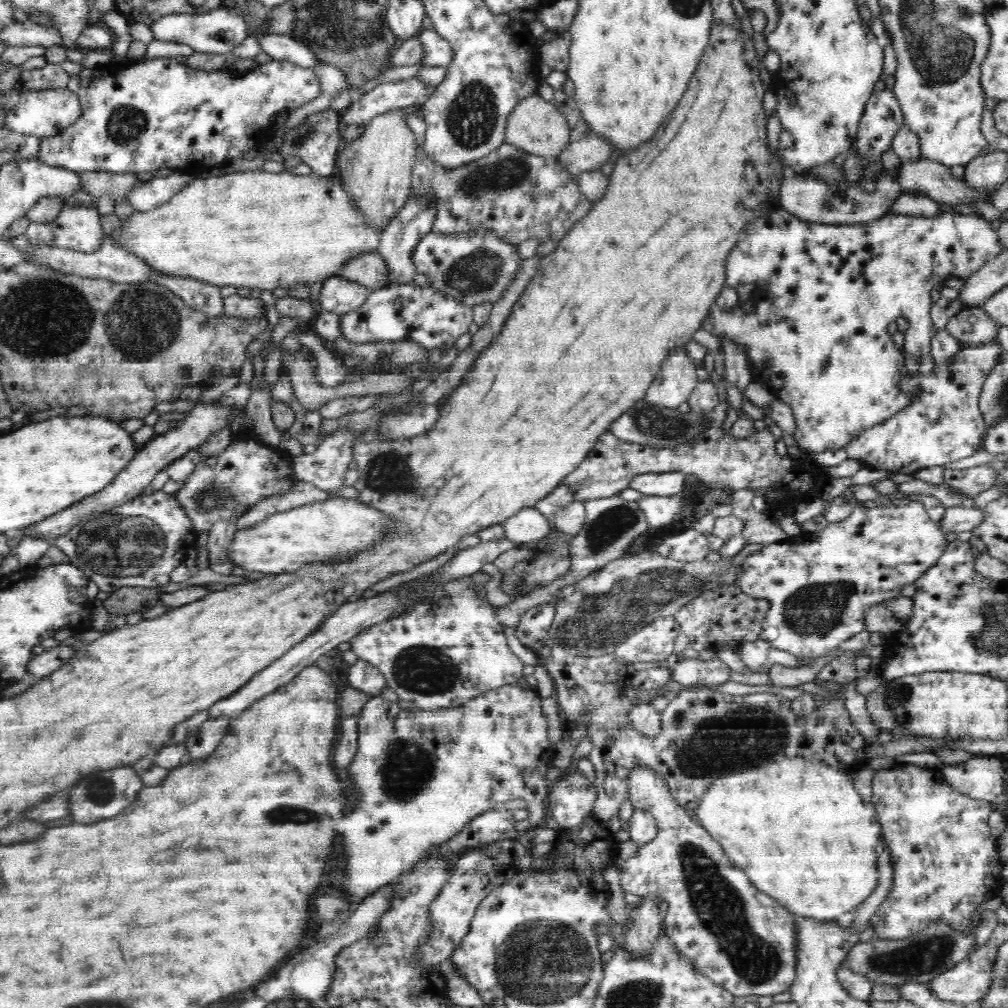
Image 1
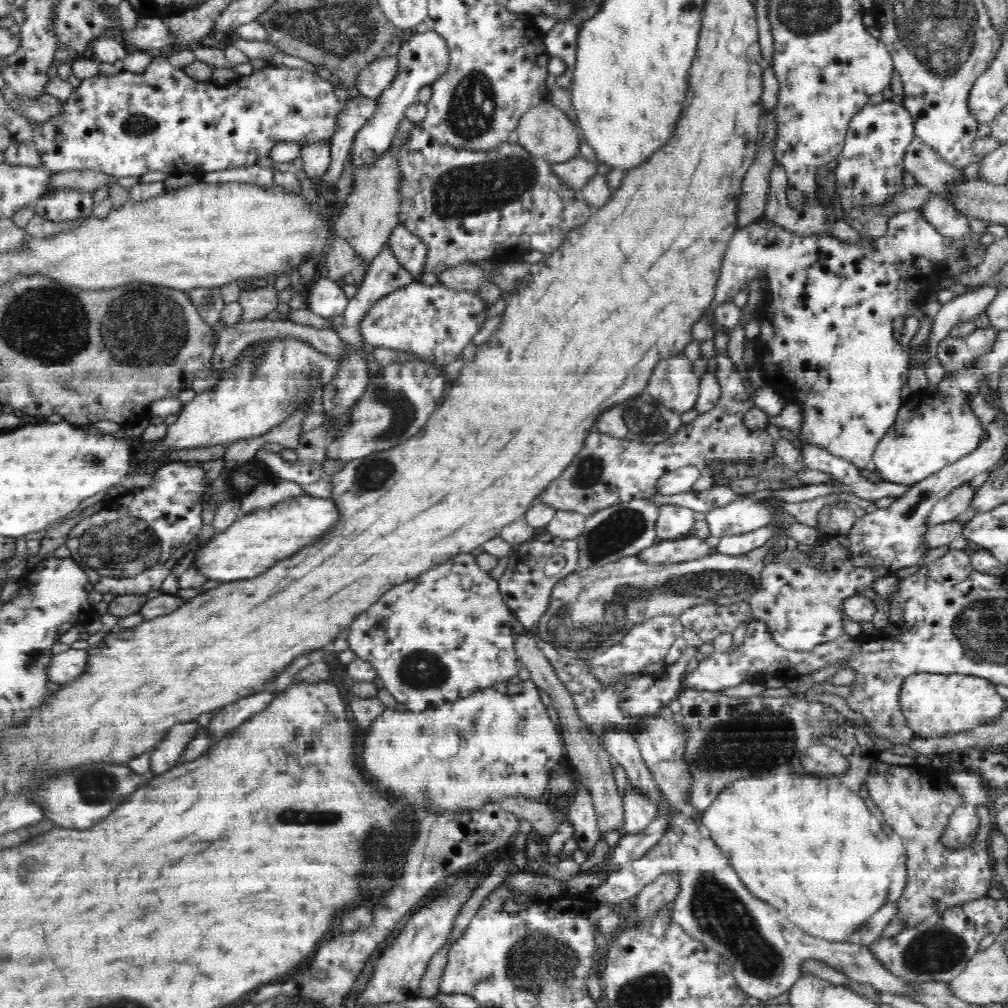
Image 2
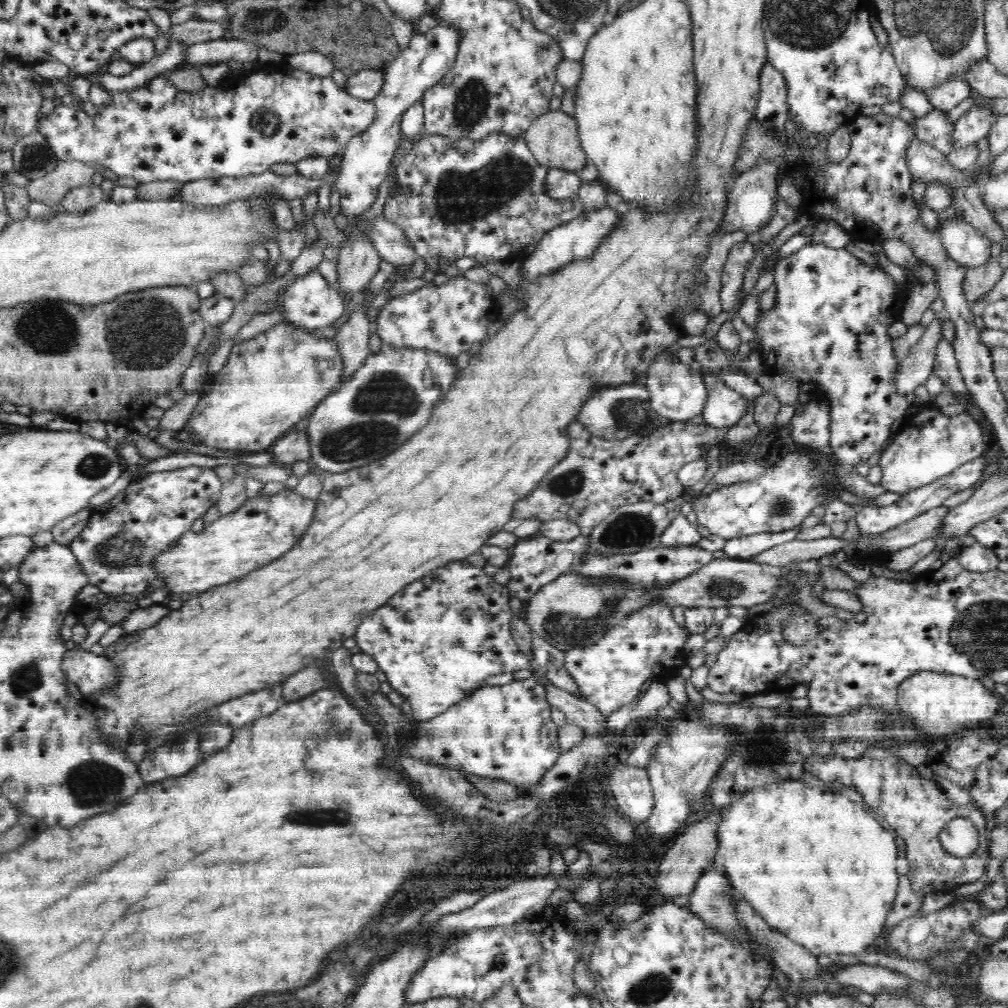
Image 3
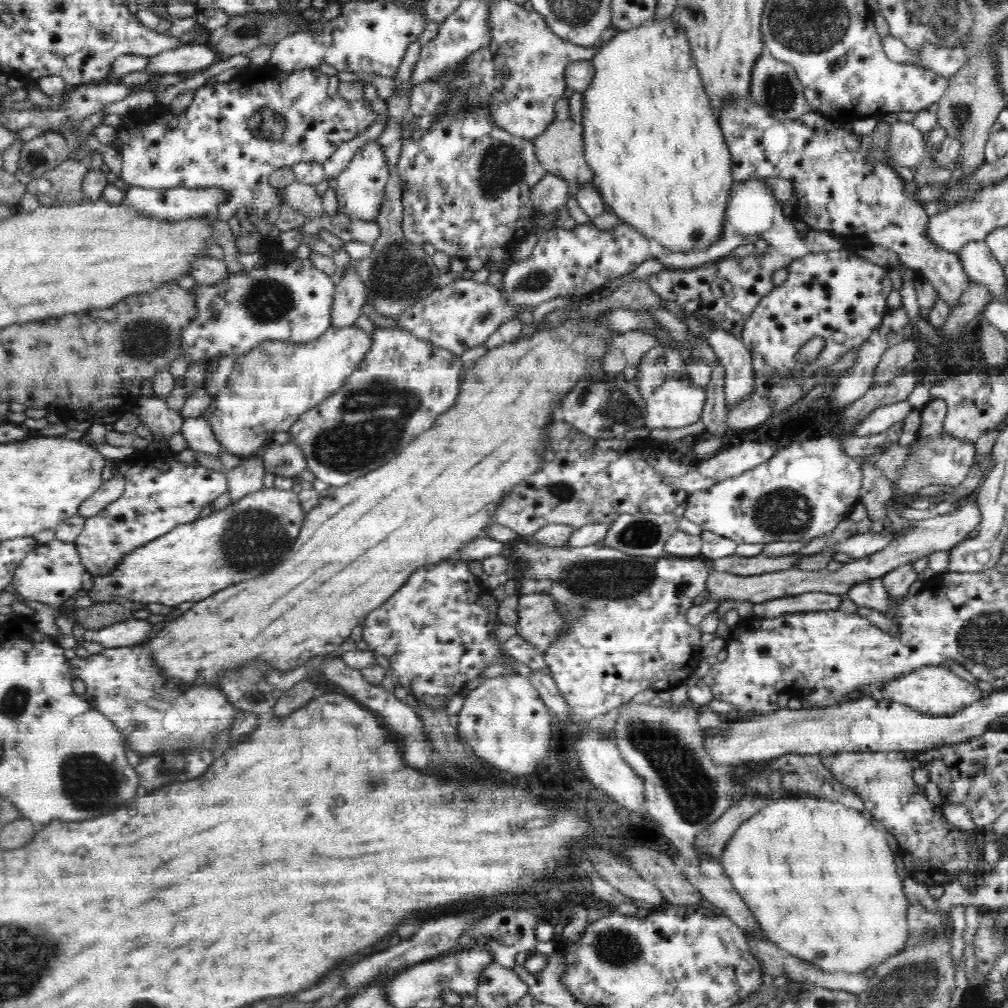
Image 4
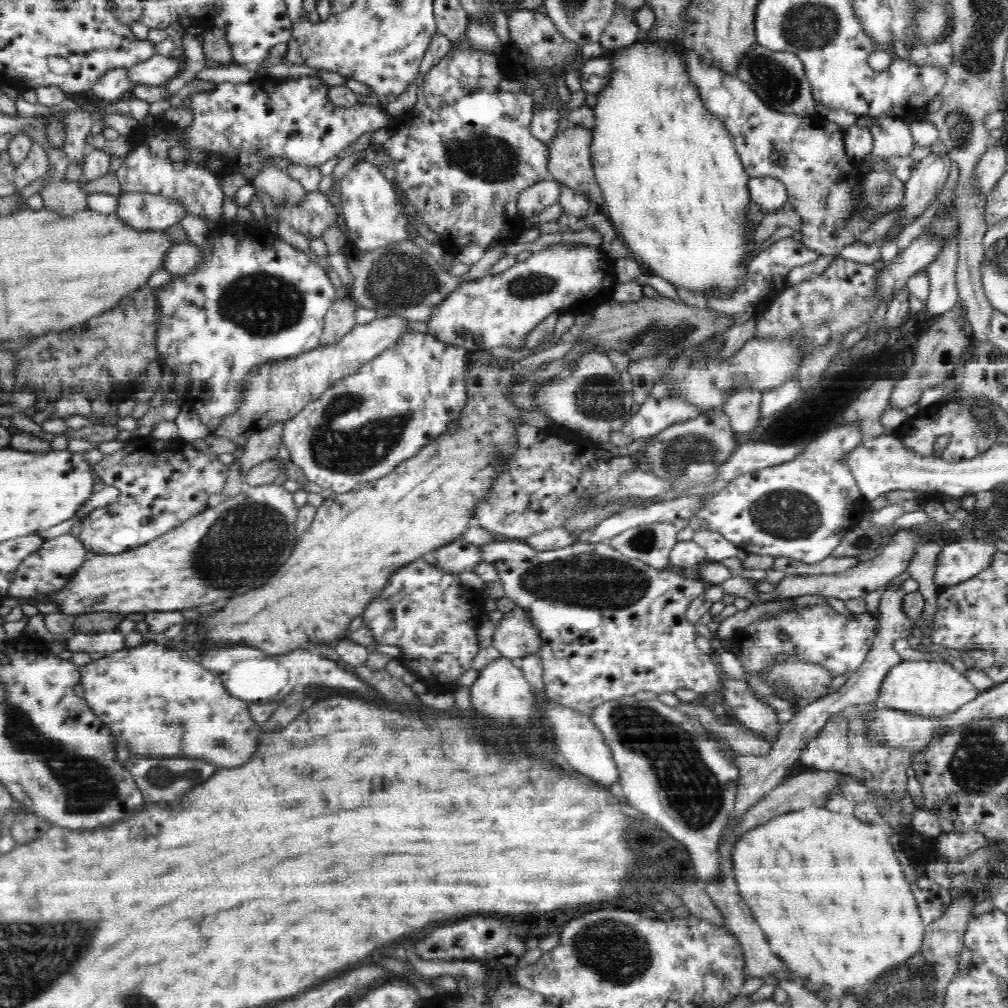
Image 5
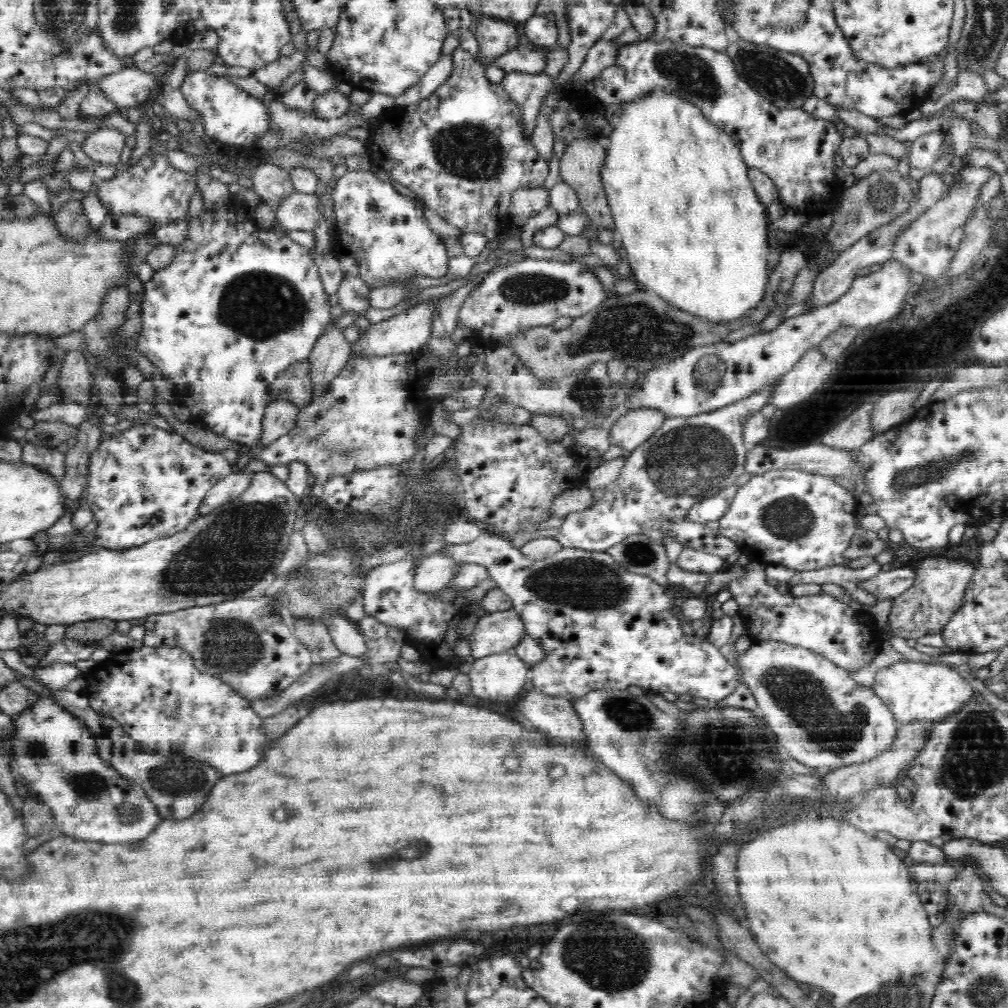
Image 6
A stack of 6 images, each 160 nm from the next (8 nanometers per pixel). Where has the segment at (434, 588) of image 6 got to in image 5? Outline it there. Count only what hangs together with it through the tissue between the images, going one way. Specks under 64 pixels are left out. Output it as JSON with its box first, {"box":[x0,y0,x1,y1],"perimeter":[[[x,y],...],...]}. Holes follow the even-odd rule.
{"box":[428,538,480,575],"perimeter":[[[460,538],[438,546],[428,559],[432,567],[450,575],[470,572],[476,564],[480,563],[480,555],[478,555],[476,545],[465,543]]]}

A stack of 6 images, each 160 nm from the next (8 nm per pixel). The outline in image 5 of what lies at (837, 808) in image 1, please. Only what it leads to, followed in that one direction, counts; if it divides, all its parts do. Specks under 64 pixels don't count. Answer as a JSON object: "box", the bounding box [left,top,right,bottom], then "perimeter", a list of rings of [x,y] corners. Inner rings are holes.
{"box":[733,809,927,993],"perimeter":[[[818,809],[800,811],[799,813],[785,814],[762,826],[745,831],[742,838],[736,843],[733,852],[733,865],[735,879],[746,904],[750,907],[752,916],[761,927],[764,940],[768,942],[768,948],[780,960],[782,968],[788,972],[794,972],[800,978],[809,980],[818,987],[842,988],[848,993],[859,986],[867,985],[870,981],[883,978],[892,972],[892,968],[906,964],[911,958],[920,957],[923,954],[923,940],[927,933],[927,926],[923,918],[917,900],[911,891],[911,884],[904,877],[903,865],[898,861],[888,836],[877,823],[864,824],[860,820],[843,814],[836,814],[830,809]]]}

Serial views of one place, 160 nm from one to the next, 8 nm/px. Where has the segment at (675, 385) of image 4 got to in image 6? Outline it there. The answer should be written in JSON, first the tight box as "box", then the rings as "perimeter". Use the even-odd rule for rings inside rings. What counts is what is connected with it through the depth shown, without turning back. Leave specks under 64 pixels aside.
{"box":[608,409,664,454],"perimeter":[[[648,409],[622,415],[610,428],[608,441],[612,448],[622,448],[624,454],[632,453],[644,444],[662,426],[664,418]]]}

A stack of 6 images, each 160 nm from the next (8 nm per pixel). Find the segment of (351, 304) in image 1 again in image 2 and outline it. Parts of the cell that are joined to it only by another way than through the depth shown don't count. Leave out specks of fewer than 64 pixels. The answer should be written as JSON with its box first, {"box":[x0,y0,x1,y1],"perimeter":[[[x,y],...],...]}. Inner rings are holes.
{"box":[308,274,350,320],"perimeter":[[[323,274],[322,280],[318,280],[308,294],[310,310],[329,320],[330,316],[343,315],[350,300],[336,281]]]}

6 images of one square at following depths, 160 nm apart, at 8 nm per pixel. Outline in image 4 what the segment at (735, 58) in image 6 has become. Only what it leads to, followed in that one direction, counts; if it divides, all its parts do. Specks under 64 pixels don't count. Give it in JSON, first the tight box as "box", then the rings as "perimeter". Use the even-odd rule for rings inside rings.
{"box":[748,45,812,119],"perimeter":[[[763,45],[760,56],[756,58],[750,72],[748,95],[760,103],[760,106],[763,106],[776,119],[801,119],[804,114],[812,111],[812,107],[808,100],[806,100],[805,90],[798,75],[794,66],[789,62],[784,62],[772,56],[768,47]]]}

